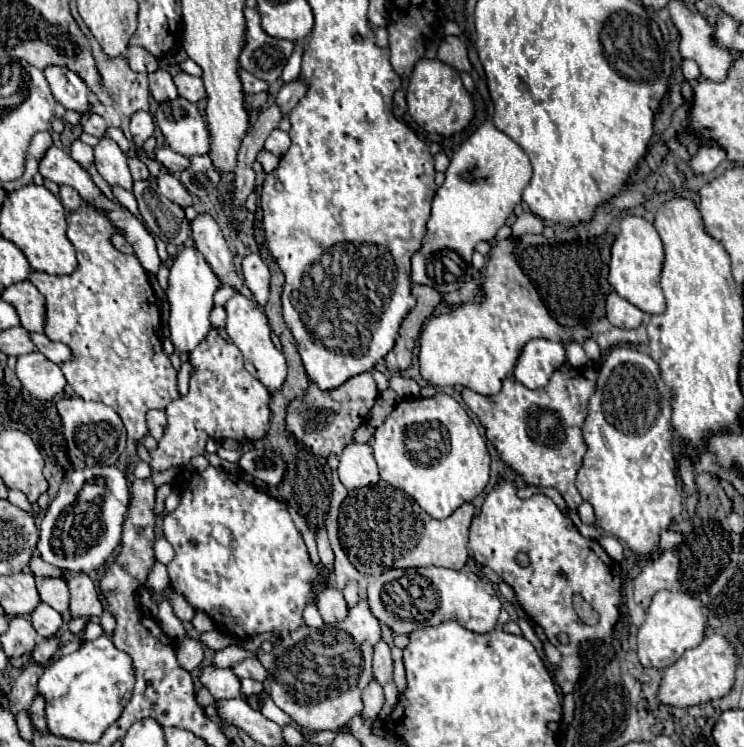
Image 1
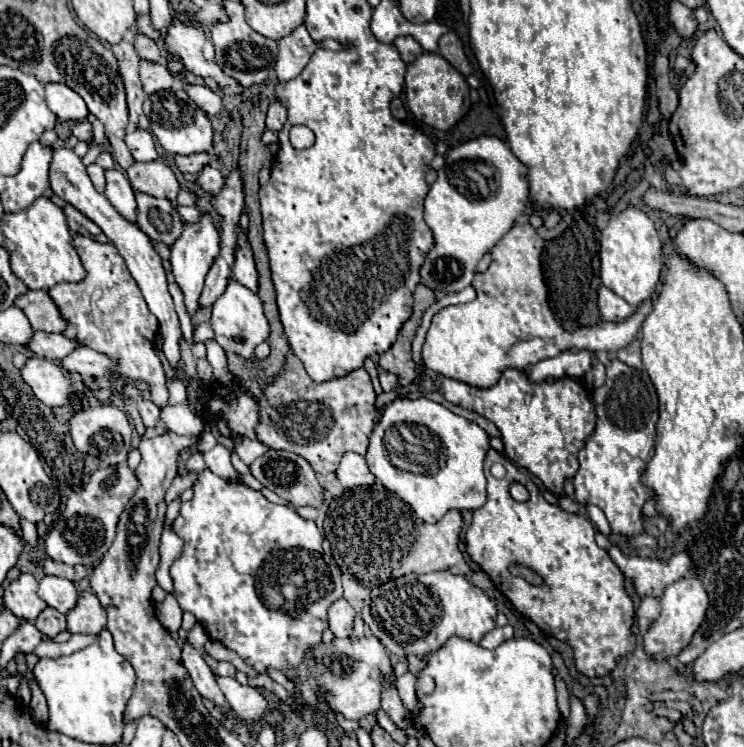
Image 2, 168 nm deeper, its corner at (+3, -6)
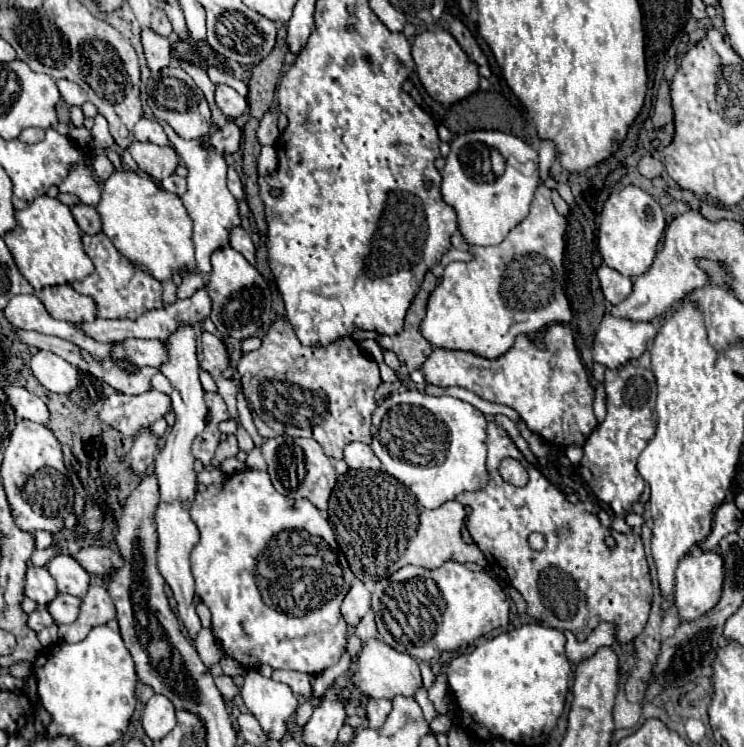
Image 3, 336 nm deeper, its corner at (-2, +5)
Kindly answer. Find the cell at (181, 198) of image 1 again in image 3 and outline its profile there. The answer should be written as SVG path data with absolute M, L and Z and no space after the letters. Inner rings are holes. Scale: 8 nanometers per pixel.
M133 141L127 149L133 155L133 159L137 161L137 165L155 181L161 181L161 179L169 177L171 173L175 173L175 167L179 163L173 147L159 147L149 141L145 141L145 143Z

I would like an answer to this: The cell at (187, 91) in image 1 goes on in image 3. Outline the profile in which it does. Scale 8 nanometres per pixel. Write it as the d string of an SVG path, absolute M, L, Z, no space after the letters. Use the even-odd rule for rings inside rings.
M217 85L215 91L215 99L219 109L229 117L229 119L237 119L241 115L245 115L249 111L249 103L245 97L241 97L235 89L231 89L229 85Z

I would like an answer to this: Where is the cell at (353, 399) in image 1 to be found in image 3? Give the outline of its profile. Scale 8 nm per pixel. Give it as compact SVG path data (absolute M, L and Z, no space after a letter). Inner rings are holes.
M275 317L265 331L263 345L257 351L243 353L237 371L241 375L243 395L249 401L255 427L263 439L279 435L309 437L315 439L331 459L343 459L347 443L371 443L371 415L377 409L373 393L379 387L381 377L377 363L351 337L343 337L325 347L305 347L297 339L291 323L285 317Z

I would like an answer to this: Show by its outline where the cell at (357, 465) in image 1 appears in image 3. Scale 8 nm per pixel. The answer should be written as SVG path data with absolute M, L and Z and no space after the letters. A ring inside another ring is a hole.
M349 443L345 447L345 463L351 469L379 469L381 461L375 457L373 449L365 443Z

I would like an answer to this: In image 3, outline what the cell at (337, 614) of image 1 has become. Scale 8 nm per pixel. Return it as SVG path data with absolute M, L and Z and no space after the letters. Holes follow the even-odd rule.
M355 579L353 587L349 589L349 593L341 605L341 613L343 613L345 621L351 627L355 627L369 609L371 609L371 593L365 589L365 585L359 579Z

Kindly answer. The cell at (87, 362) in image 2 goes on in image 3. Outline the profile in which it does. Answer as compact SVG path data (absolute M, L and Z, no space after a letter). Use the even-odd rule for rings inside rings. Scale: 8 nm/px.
M131 339L121 341L113 347L113 357L129 357L135 365L145 367L161 367L167 363L167 343L165 341L147 341L147 339Z

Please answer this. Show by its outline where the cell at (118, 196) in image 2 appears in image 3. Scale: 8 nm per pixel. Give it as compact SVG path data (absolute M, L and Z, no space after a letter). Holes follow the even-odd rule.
M135 171L113 173L103 181L101 201L95 209L101 217L103 233L139 271L149 273L161 283L169 281L173 273L187 275L195 271L191 219L187 209L179 195L163 191L151 177L141 177Z

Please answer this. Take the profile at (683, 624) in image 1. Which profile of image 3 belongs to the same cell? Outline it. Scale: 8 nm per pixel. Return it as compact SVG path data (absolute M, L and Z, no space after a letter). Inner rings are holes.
M703 551L703 553L689 553L679 561L679 567L675 571L675 605L679 611L681 621L693 621L707 613L721 597L723 593L723 557L715 551Z

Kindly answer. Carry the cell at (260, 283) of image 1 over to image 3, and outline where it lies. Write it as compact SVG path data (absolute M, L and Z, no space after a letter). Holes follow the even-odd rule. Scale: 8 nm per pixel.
M235 227L235 229L231 231L229 243L231 243L231 247L235 247L251 265L255 265L255 247L253 247L251 233L249 233L249 231L245 231L243 227Z

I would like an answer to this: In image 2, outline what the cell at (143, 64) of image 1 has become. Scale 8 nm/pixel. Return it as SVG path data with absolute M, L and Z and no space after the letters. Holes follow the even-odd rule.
M136 36L134 48L136 48L136 52L142 60L150 60L150 62L160 62L162 60L160 46L154 40L146 38L146 36Z

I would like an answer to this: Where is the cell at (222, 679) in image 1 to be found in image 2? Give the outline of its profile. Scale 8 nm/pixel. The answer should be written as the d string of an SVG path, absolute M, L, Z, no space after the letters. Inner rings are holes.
M218 678L218 686L234 712L238 712L238 716L246 722L256 724L268 712L268 702L262 694L258 694L256 688L242 686L236 678Z

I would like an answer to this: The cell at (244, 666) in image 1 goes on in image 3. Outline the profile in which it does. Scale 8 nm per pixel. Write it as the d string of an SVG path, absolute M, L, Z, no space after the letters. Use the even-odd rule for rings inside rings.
M273 671L273 679L287 683L291 687L291 691L295 695L303 695L309 697L311 695L311 683L313 683L313 675L309 673L299 673L299 671Z

